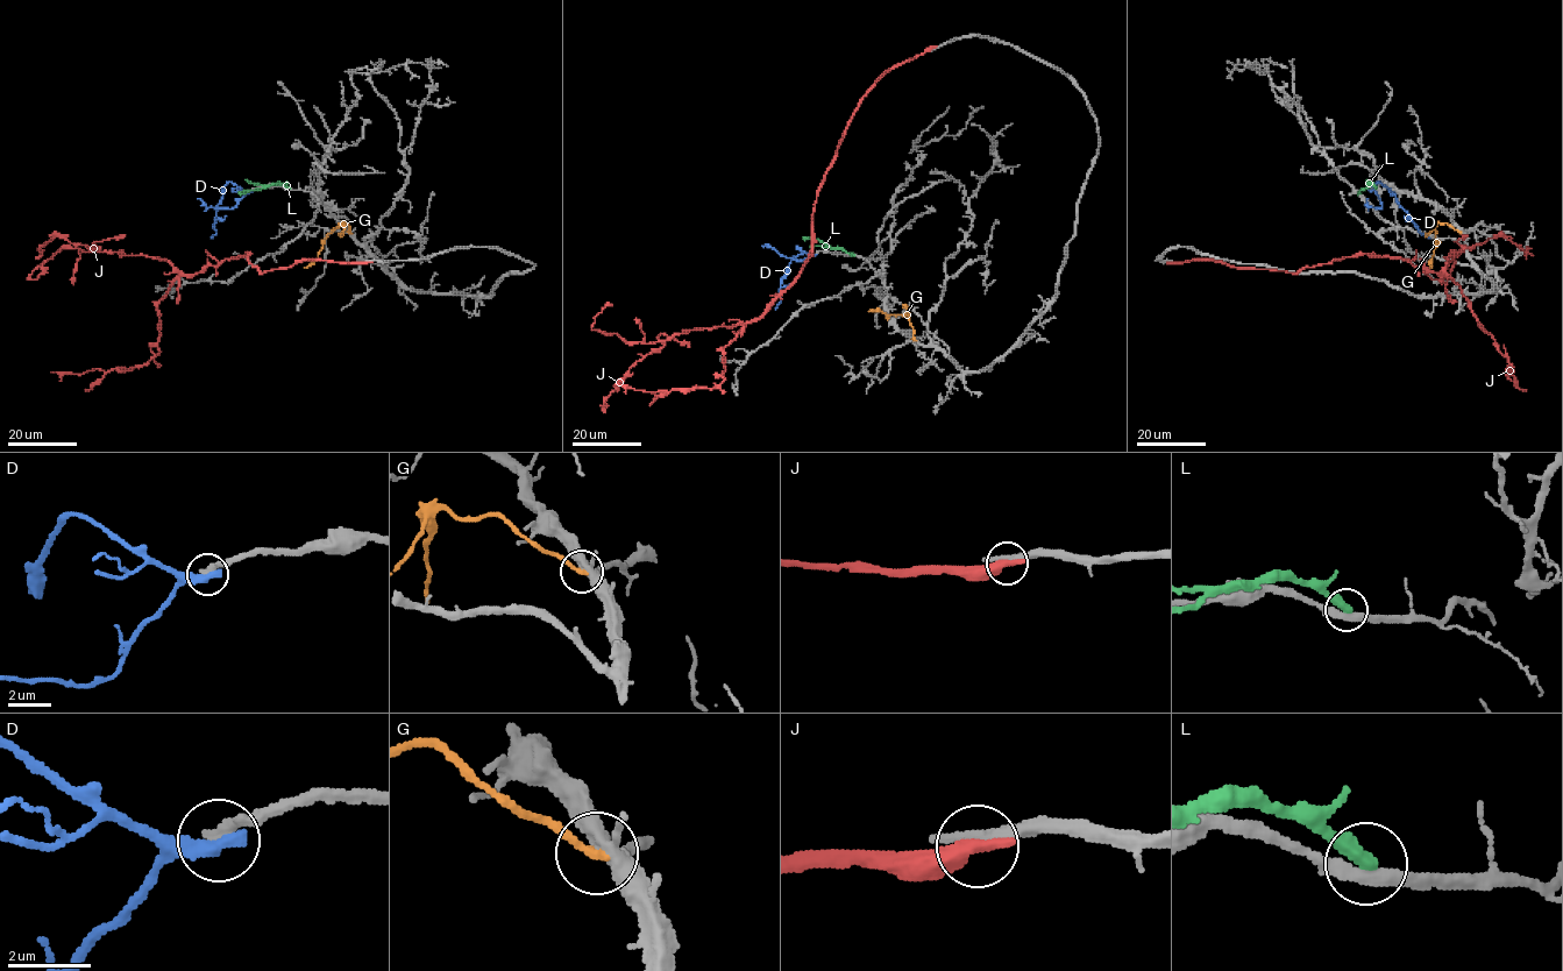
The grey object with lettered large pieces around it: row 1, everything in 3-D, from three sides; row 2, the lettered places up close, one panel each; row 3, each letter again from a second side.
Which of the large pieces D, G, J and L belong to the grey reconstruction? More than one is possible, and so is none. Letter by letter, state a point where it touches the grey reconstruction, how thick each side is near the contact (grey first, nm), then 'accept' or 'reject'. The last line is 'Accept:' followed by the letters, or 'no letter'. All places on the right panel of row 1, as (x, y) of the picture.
D: contact (1375, 191); calibres 280 and 400 nm; reject
G: contact (1460, 232); calibres 440 and 260 nm; reject
J: contact (1169, 262); calibres 280 and 600 nm; reject
L: contact (1376, 189); calibres 280 and 440 nm; reject
Accept: no letter

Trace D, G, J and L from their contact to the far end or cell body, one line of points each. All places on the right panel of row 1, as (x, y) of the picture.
D: (1376, 191), (1378, 182), (1385, 185), (1421, 233), (1429, 238)
G: (1461, 232), (1447, 222), (1436, 222), (1432, 268)
J: (1169, 262), (1293, 274), (1369, 254), (1406, 259), (1460, 286), (1507, 358), (1513, 373), (1504, 371)
L: (1376, 189), (1370, 183), (1359, 191)

